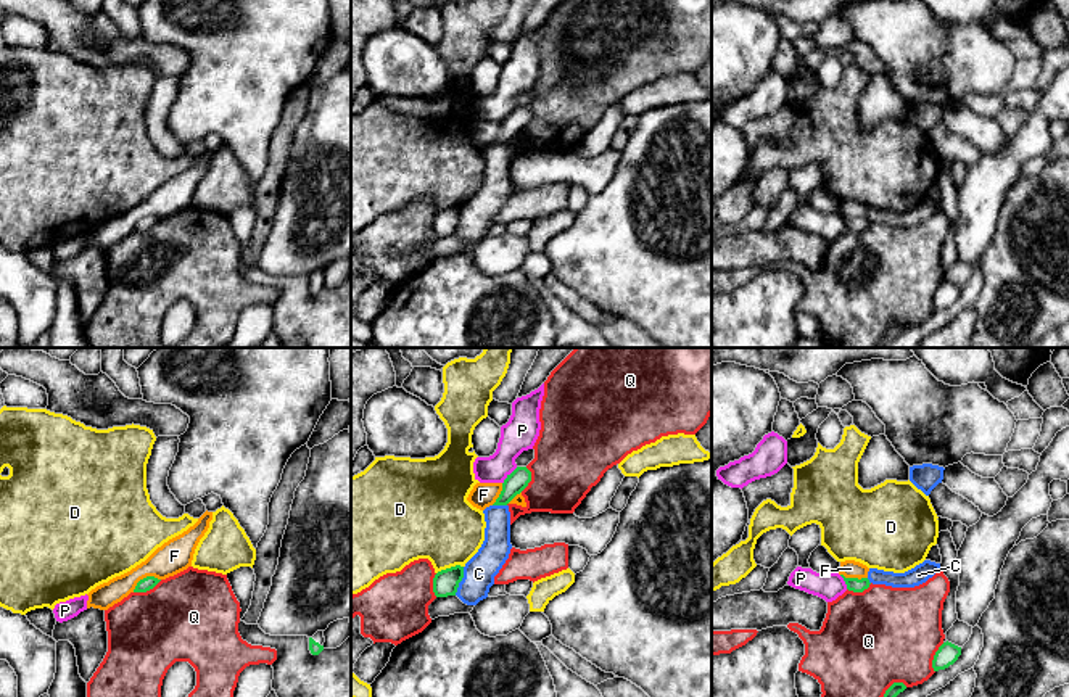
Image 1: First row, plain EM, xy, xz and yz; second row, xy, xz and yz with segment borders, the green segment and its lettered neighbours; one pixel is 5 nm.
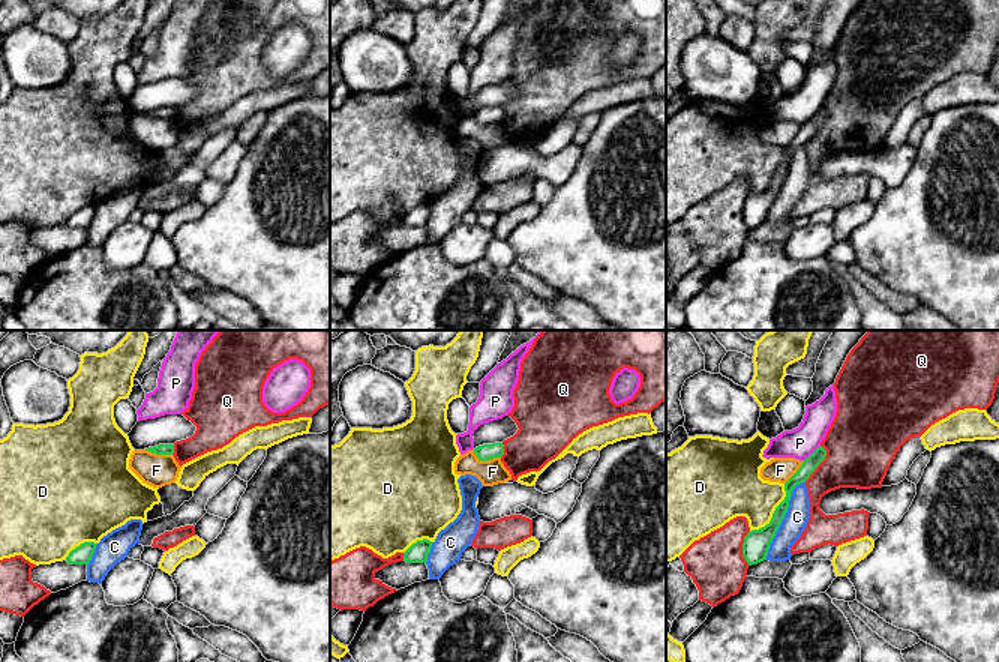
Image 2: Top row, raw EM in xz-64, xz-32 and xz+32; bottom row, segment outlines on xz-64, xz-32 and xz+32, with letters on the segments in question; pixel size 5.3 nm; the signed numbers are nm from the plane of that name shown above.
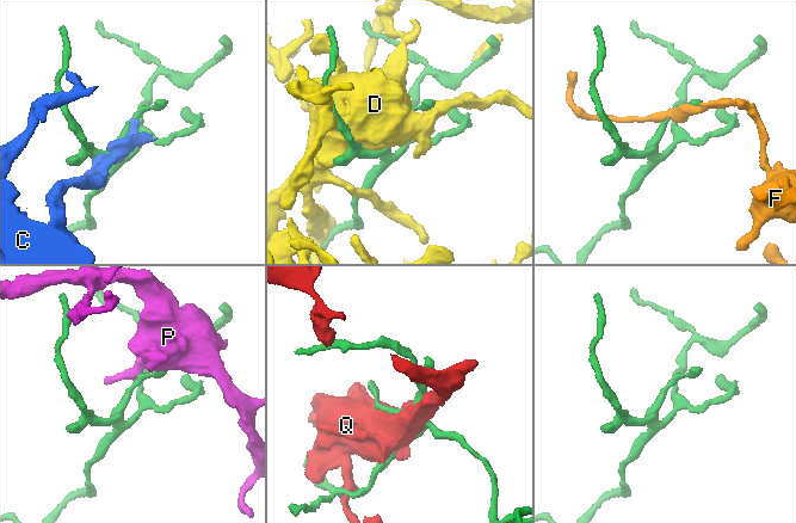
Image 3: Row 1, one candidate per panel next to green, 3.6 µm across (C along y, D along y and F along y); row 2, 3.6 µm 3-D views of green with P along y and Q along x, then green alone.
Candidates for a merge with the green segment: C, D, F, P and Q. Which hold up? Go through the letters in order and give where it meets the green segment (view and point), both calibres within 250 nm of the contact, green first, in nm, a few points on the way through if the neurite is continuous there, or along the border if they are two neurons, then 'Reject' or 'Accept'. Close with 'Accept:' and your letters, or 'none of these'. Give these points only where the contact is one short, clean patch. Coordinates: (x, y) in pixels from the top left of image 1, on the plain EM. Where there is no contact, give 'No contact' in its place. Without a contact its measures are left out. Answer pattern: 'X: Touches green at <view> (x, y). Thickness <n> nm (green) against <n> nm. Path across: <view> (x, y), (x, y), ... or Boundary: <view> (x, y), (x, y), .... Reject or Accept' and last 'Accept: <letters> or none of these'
C: Touches green at xz (461, 219). Thickness 130 nm (green) against 160 nm. Reject
D: Touches green at xz (449, 208). Thickness 130 nm (green) against 380 nm. Reject
F: Touches green at xy (144, 218). Thickness 70 nm (green) against 160 nm. Reject
P: Touches green at xz (509, 115). Thickness 100 nm (green) against 170 nm. Reject
Q: Touches green at yz (934, 296). Thickness 110 nm (green) against 480 nm. Reject
Accept: none of these

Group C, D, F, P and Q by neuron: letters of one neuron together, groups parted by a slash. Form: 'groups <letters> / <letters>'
groups C / D / F / P / Q

